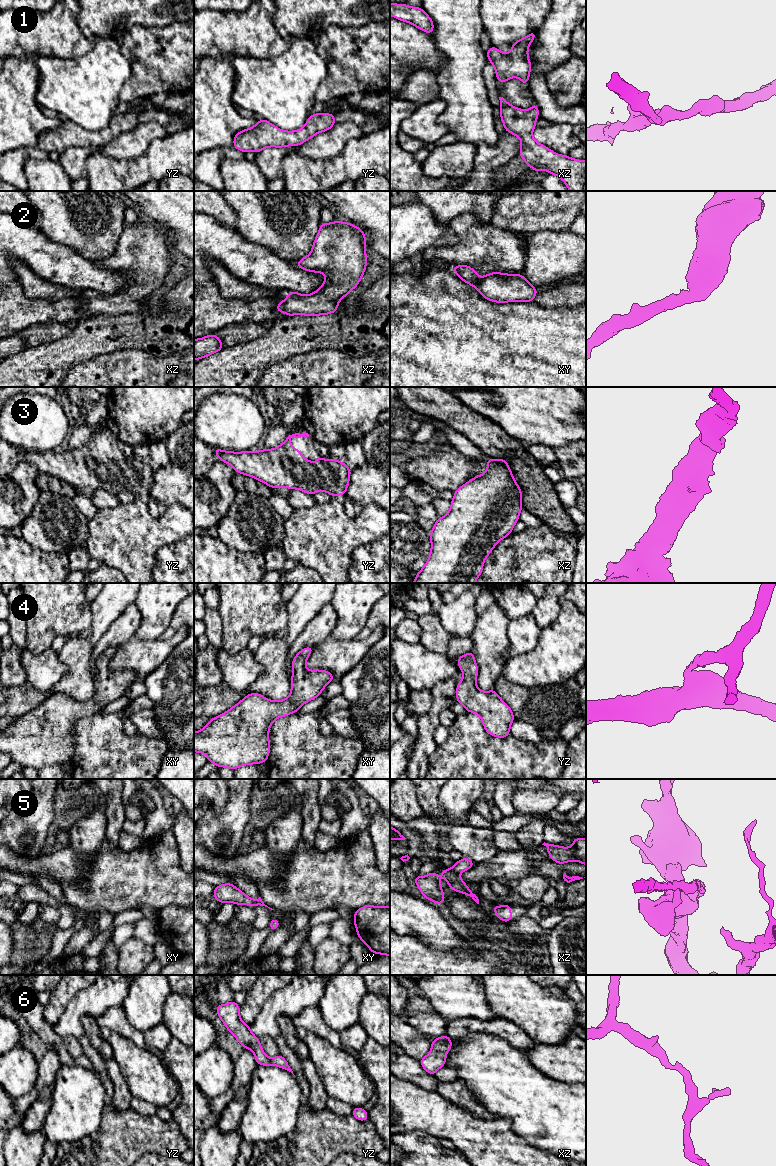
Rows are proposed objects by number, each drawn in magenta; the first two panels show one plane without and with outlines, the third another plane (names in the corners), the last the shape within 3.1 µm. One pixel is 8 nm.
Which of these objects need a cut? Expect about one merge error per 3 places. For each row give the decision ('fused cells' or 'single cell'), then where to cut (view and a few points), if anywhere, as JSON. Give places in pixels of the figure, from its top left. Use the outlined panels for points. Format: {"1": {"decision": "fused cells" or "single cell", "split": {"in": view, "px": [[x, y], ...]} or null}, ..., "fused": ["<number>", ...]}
{"1": {"decision": "single cell", "split": null}, "2": {"decision": "single cell", "split": null}, "3": {"decision": "single cell", "split": null}, "4": {"decision": "single cell", "split": null}, "5": {"decision": "fused cells", "split": {"in": "xz", "px": [[450, 871], [456, 874]]}}, "6": {"decision": "single cell", "split": null}, "fused": ["5"]}

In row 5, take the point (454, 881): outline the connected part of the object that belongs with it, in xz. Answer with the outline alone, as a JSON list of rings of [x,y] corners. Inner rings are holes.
[[[444,868],[441,876],[448,882],[448,886],[455,892],[461,892],[470,896],[477,904],[479,904],[478,897],[467,887],[466,883],[455,873]]]

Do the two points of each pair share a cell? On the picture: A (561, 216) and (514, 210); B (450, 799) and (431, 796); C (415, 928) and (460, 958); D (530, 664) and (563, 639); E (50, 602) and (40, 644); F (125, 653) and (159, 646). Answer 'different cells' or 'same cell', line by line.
A: same cell
B: different cells
C: different cells
D: same cell
E: same cell
F: same cell

